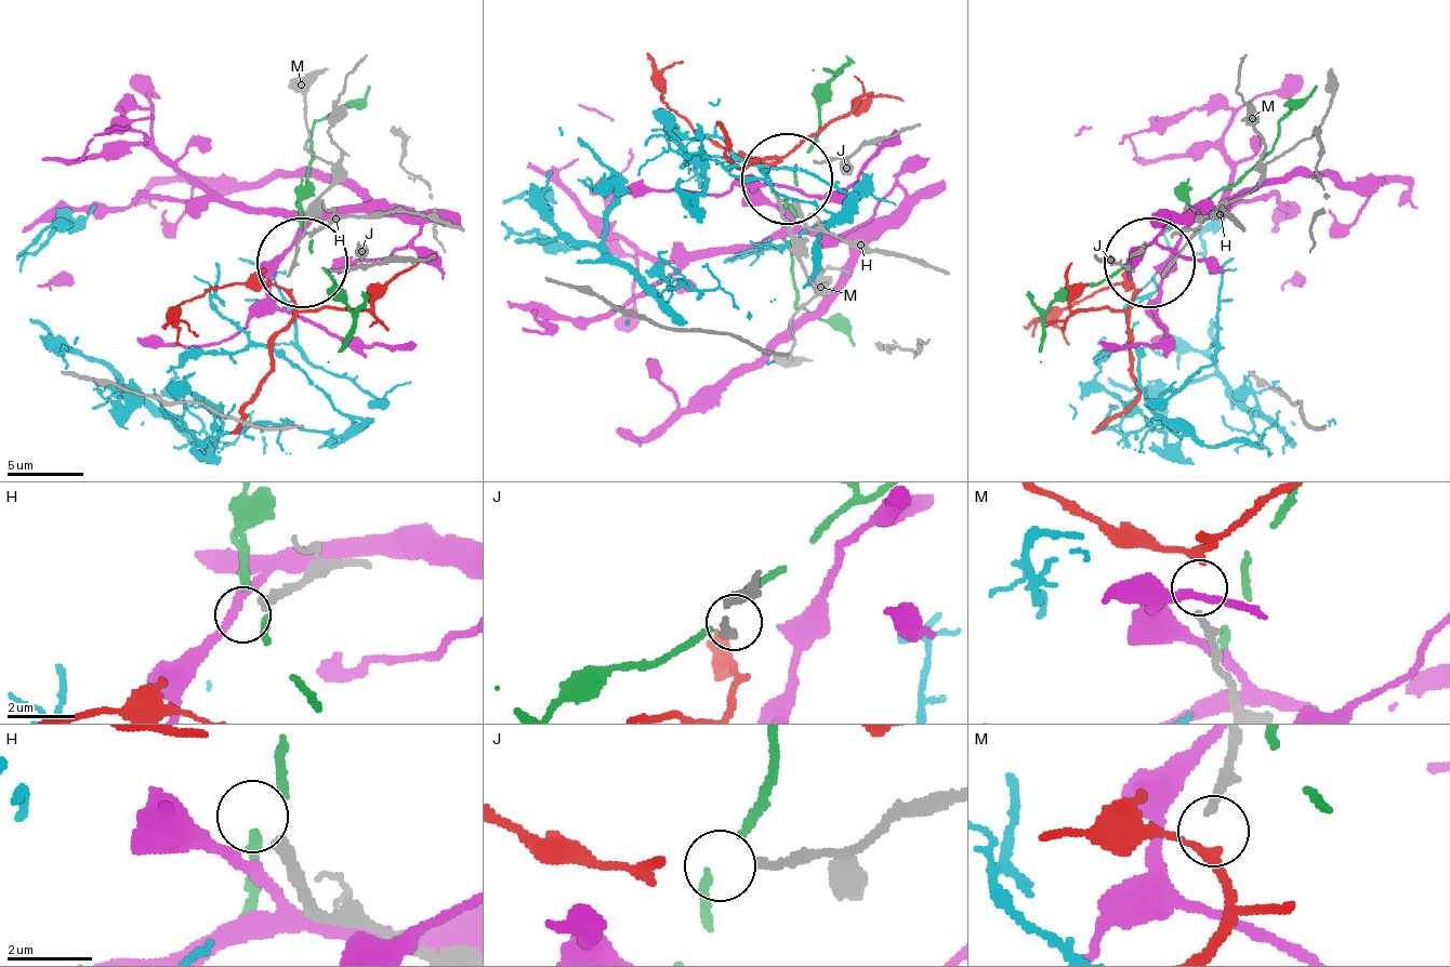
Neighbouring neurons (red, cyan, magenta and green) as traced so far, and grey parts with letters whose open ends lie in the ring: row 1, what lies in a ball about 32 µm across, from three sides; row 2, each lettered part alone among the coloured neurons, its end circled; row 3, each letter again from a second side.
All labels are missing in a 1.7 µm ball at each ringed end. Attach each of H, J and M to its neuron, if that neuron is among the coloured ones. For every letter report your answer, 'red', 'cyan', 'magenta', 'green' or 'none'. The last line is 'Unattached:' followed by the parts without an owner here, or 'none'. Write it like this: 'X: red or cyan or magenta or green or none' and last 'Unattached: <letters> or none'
H: none
J: none
M: red
Unattached: H, J

